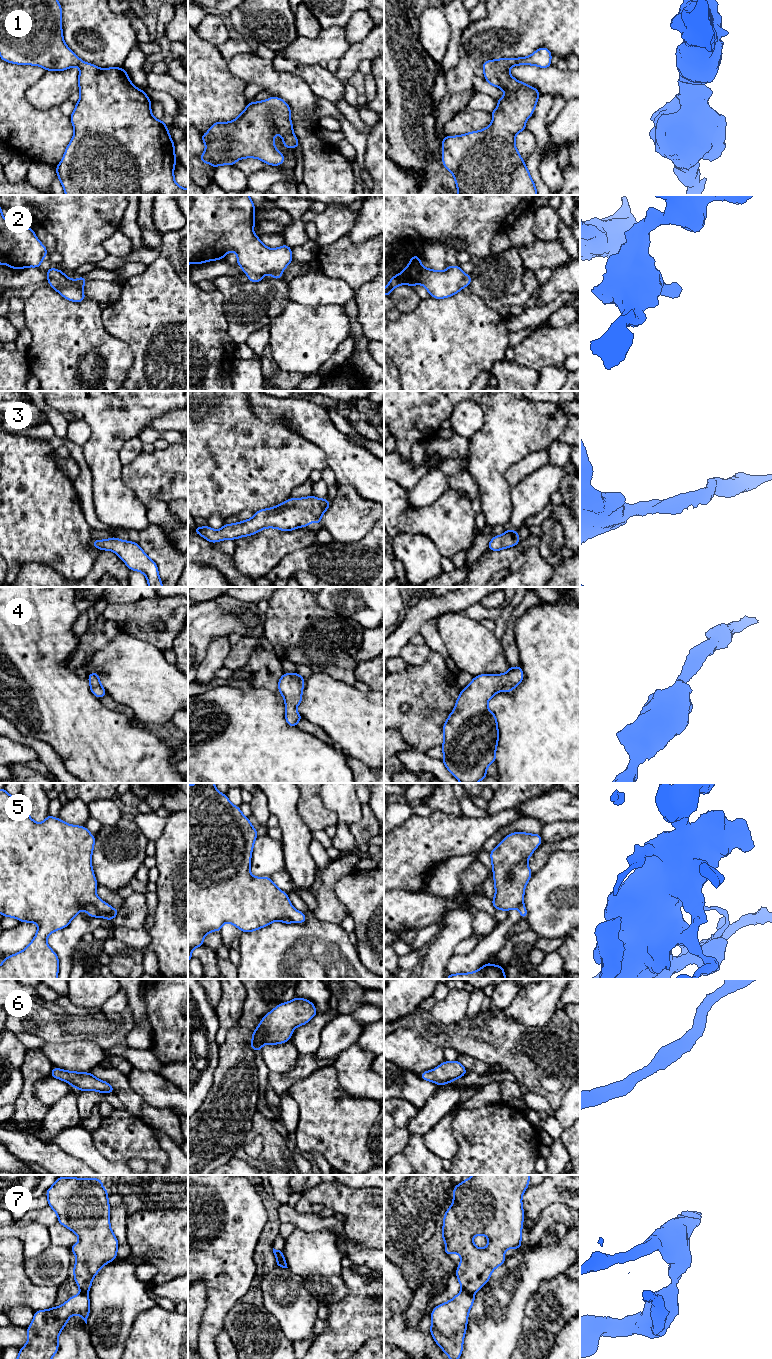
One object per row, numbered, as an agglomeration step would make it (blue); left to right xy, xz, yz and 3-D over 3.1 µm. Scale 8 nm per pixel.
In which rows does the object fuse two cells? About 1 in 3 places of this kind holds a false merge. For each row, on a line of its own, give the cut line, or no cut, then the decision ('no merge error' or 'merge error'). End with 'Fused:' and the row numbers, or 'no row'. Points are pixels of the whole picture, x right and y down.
1: no cut | no merge error
2: xz (246, 272), (262, 275) | merge error
3: no cut | no merge error
4: no cut | no merge error
5: xy (84, 907), (94, 905), (101, 912), (105, 913), (113, 909) | merge error
6: no cut | no merge error
7: yz (462, 1289), (473, 1295) | merge error
Fused: 2, 5, 7

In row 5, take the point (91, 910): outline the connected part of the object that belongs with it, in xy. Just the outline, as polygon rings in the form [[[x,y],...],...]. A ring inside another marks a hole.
[[[87,905],[85,908],[86,913],[91,917],[103,917],[106,920],[112,920],[114,919],[117,915],[119,910],[118,909],[113,909],[111,912],[109,913],[101,913],[94,905]]]

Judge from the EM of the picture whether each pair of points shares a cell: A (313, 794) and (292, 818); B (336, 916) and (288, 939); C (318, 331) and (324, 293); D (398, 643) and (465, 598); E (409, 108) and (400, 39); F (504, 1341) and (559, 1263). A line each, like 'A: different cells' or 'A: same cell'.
A: different cells
B: different cells
C: different cells
D: same cell
E: same cell
F: same cell

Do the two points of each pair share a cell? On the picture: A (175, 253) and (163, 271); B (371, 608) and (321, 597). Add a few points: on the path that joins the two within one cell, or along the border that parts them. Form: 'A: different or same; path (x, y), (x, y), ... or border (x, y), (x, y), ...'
A: different; border (160, 254), (169, 262), (177, 275)
B: same; path (359, 597), (333, 597)

